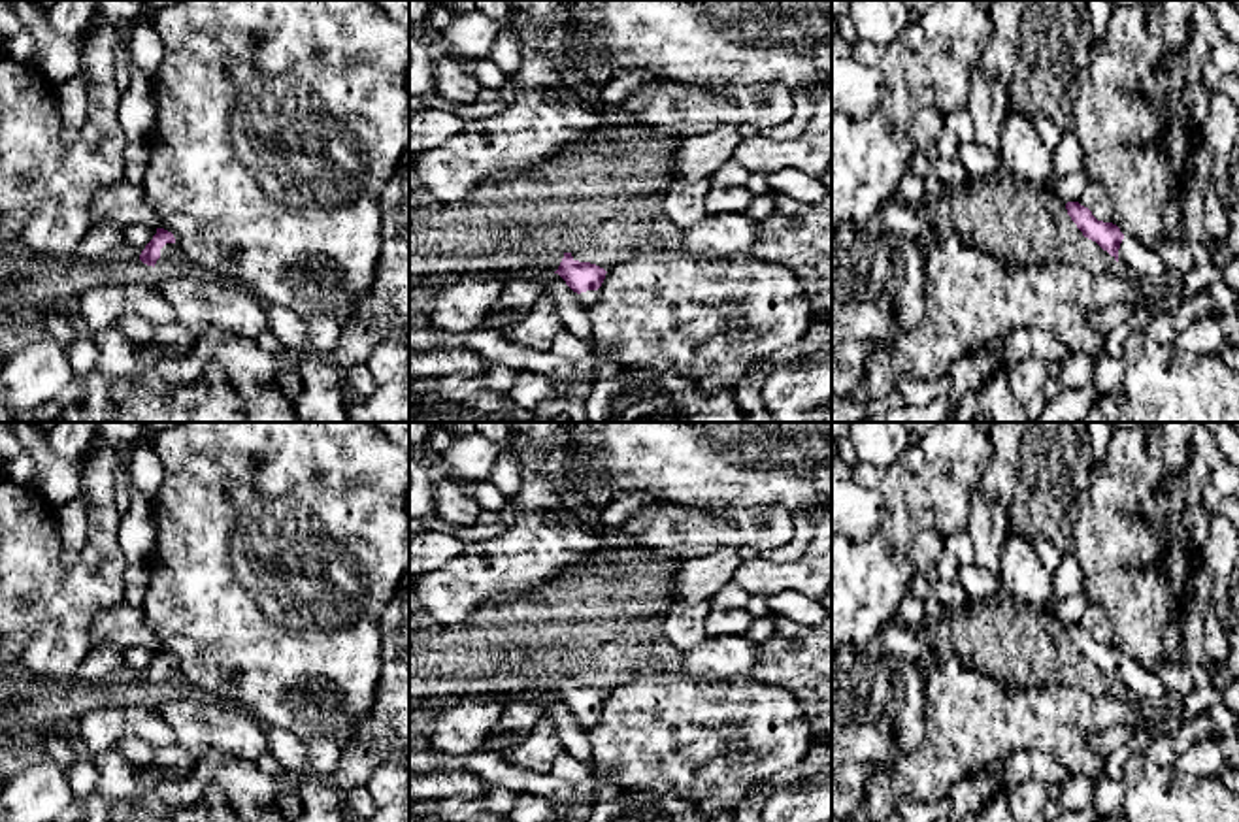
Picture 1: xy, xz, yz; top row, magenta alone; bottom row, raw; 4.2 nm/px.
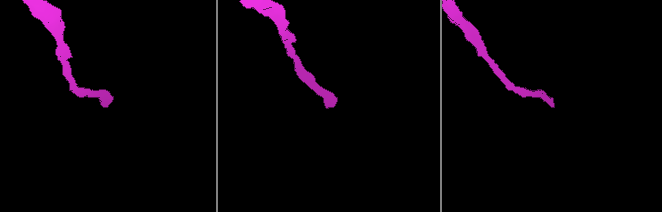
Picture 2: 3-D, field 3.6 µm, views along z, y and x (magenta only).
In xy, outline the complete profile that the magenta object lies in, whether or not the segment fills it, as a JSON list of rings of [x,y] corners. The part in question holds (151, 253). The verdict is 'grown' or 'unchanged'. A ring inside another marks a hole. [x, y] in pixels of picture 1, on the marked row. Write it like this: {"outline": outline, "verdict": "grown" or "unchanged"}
{"outline": [[[157,228],[157,234],[141,251],[140,260],[158,271],[179,270],[181,262],[173,234],[164,228]]], "verdict": "grown"}

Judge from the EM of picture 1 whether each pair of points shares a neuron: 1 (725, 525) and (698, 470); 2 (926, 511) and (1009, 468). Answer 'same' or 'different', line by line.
1: different
2: different

